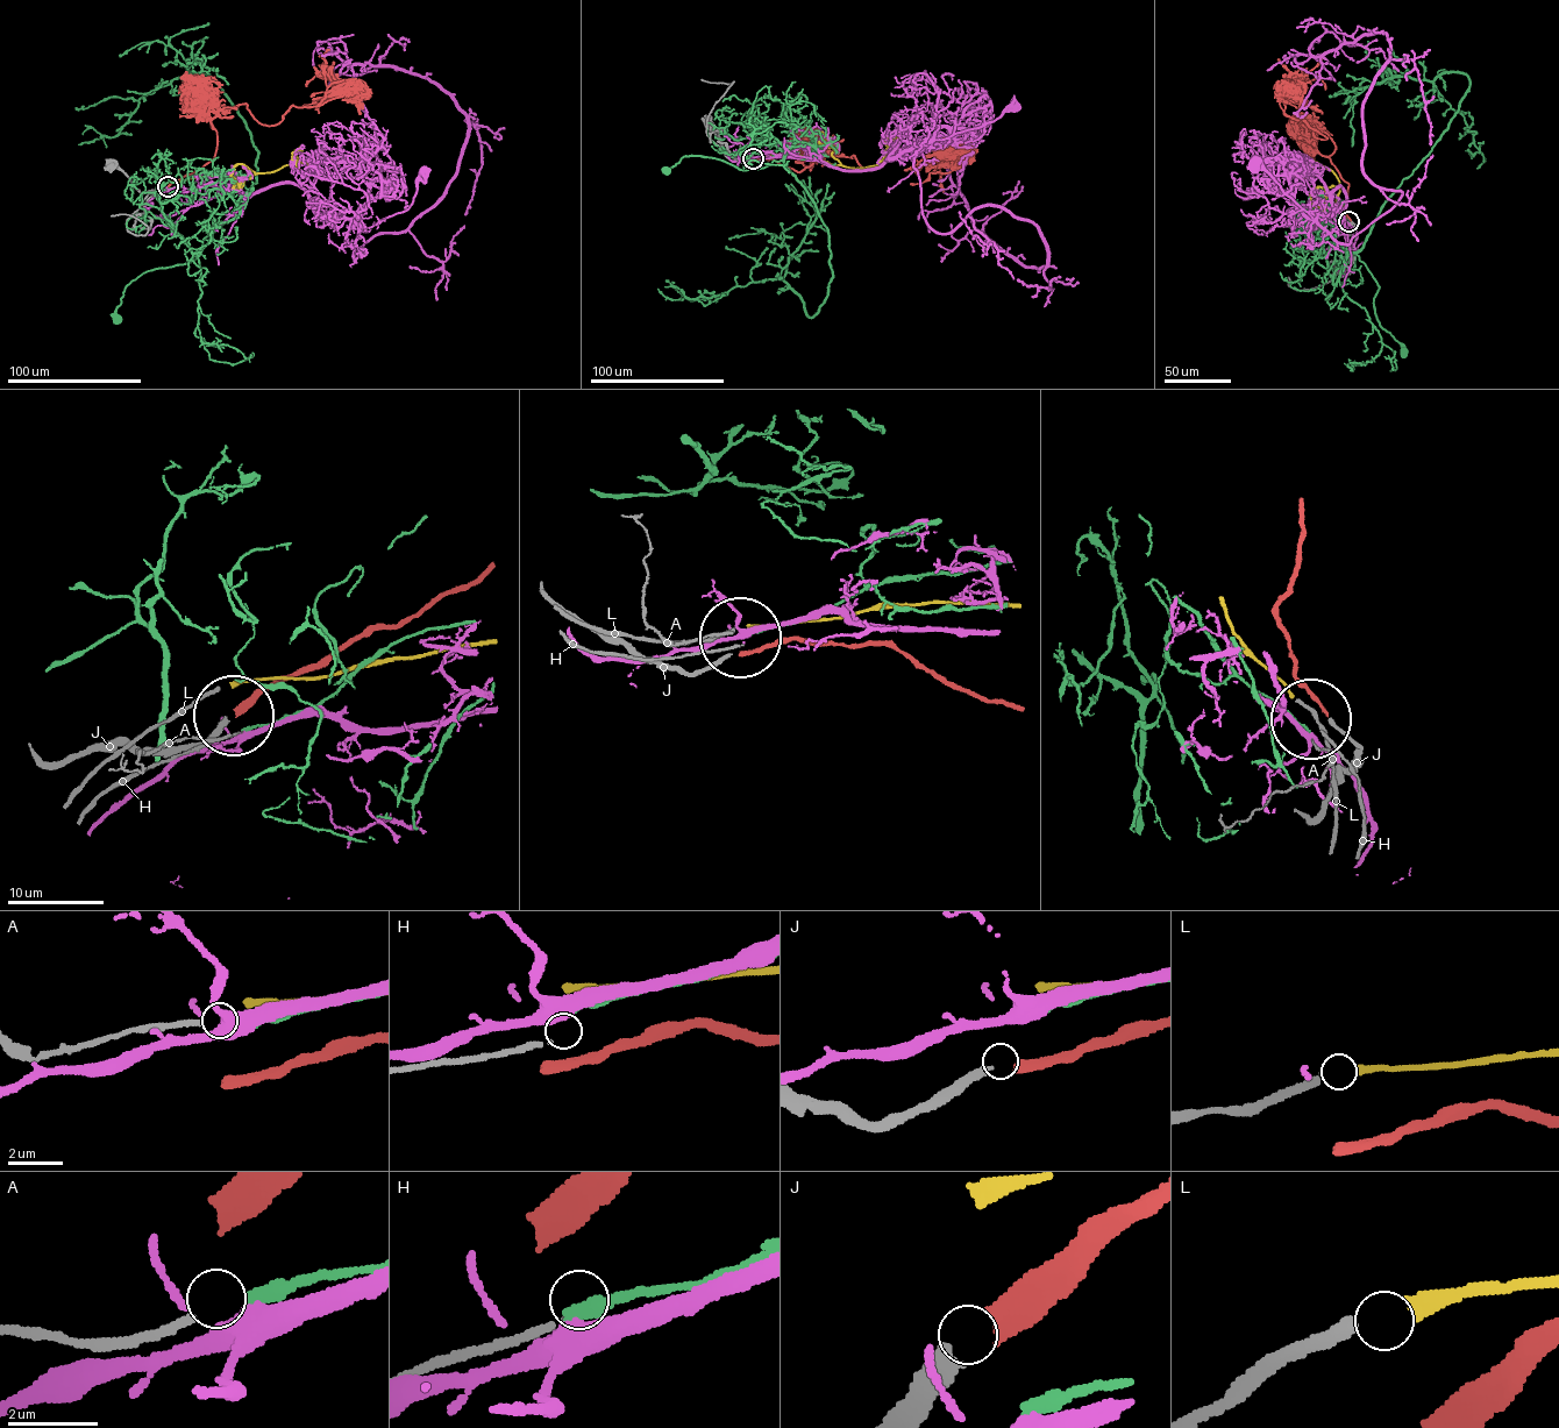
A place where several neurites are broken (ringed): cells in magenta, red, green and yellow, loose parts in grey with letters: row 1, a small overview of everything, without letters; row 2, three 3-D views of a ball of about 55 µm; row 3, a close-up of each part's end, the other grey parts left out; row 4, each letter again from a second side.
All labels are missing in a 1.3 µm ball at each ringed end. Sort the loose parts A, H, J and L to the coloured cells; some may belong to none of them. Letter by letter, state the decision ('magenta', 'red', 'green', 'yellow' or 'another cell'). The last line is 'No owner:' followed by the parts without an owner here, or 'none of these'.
A: green
H: another cell
J: red
L: yellow
No owner: H

